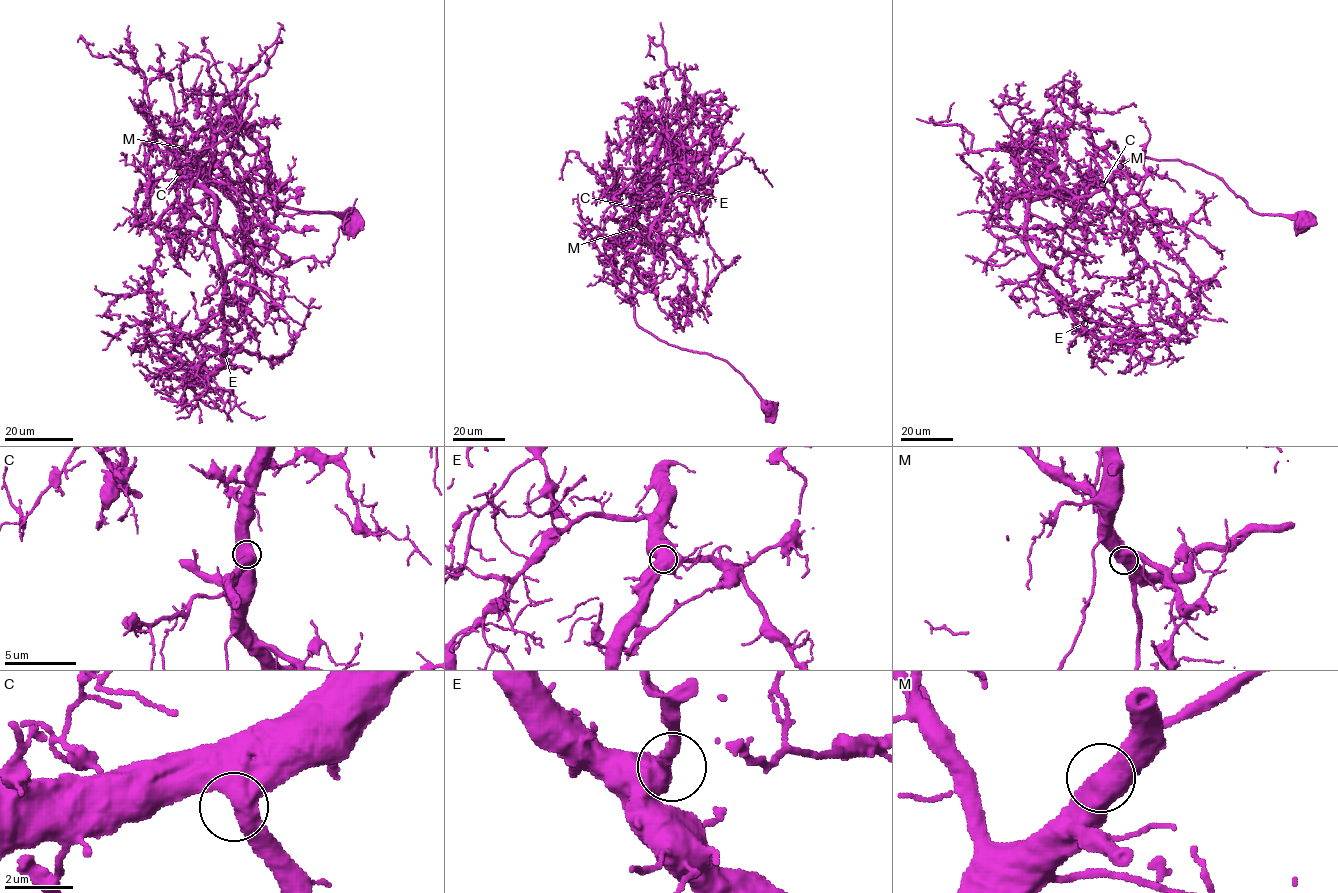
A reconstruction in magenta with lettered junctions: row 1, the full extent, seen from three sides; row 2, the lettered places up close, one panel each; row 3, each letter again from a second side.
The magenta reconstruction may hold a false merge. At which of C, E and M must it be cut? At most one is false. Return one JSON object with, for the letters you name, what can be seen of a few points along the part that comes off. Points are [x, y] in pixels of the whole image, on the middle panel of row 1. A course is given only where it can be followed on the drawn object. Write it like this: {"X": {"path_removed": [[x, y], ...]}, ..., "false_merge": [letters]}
{"false_merge": []}

